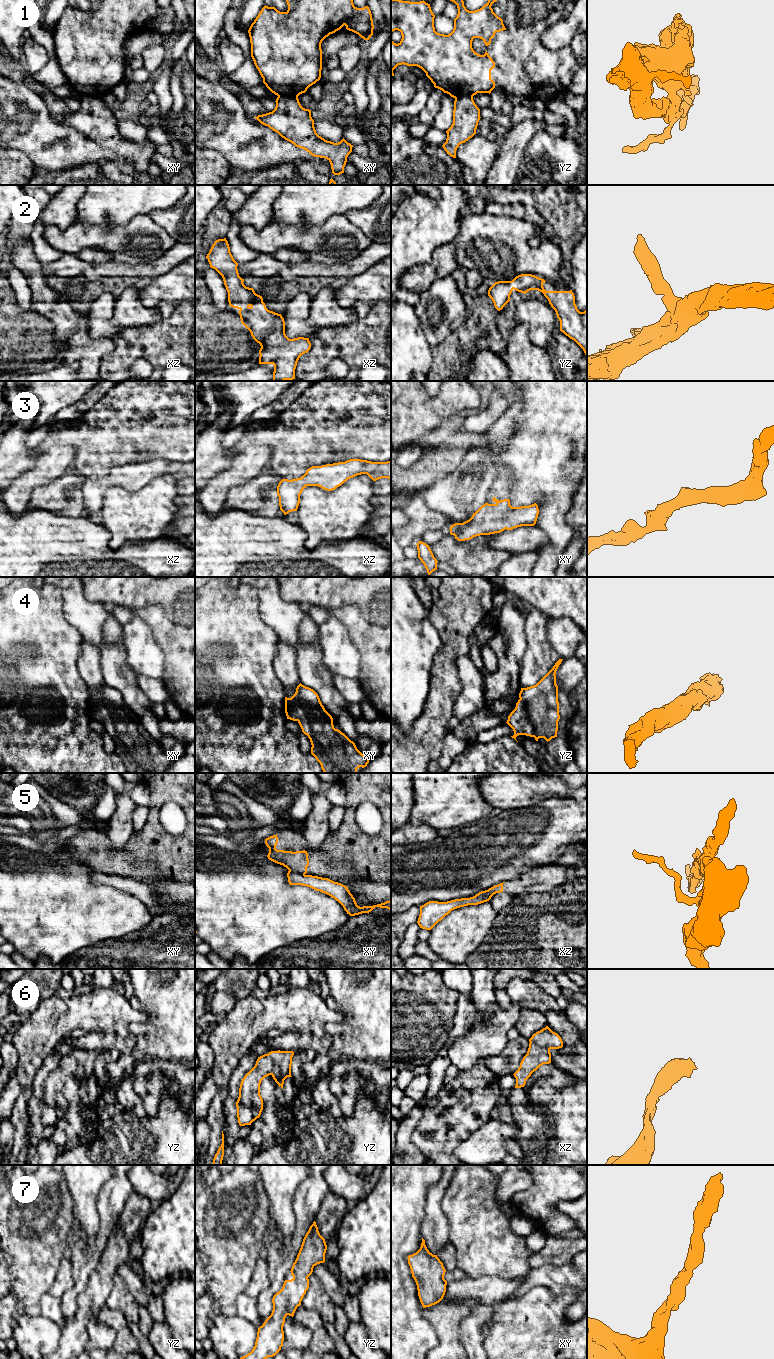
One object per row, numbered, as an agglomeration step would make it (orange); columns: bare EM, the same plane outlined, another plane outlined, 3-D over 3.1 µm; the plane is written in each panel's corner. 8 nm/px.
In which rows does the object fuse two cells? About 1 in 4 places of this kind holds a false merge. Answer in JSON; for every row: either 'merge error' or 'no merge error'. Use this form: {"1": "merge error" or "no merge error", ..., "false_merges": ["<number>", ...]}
{"1": "merge error", "2": "no merge error", "3": "no merge error", "4": "no merge error", "5": "merge error", "6": "no merge error", "7": "no merge error", "false_merges": ["1", "5"]}

